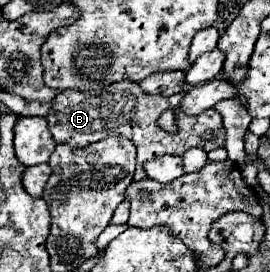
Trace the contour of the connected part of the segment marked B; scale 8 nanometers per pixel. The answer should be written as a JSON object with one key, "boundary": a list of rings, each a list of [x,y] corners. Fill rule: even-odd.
{"boundary":[[[115,82],[113,86],[109,86],[105,90],[93,90],[93,92],[63,90],[61,94],[57,94],[53,98],[51,110],[47,114],[47,122],[49,122],[49,130],[55,138],[55,142],[65,142],[65,144],[77,146],[77,148],[87,146],[91,142],[99,142],[107,136],[123,136],[123,138],[133,140],[133,144],[137,148],[135,180],[143,180],[145,178],[143,164],[147,160],[153,160],[163,154],[183,154],[191,146],[199,146],[201,142],[205,142],[205,138],[203,138],[205,132],[215,134],[215,138],[209,140],[209,150],[221,148],[225,142],[225,128],[221,122],[221,114],[215,108],[211,108],[209,114],[207,112],[197,114],[197,116],[181,114],[177,110],[177,106],[179,106],[183,94],[185,92],[179,92],[169,98],[153,96],[153,94],[143,92],[139,88],[139,84],[135,84],[135,82]],[[169,108],[177,110],[177,114],[175,114],[177,132],[165,132],[157,124],[159,116]]]}

